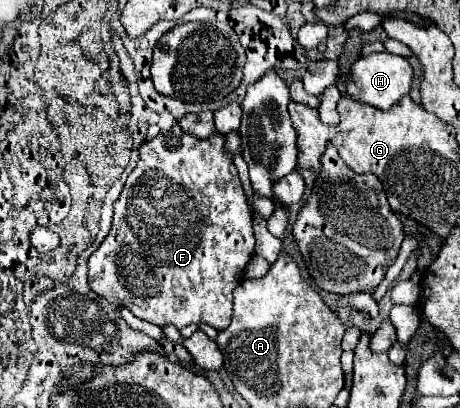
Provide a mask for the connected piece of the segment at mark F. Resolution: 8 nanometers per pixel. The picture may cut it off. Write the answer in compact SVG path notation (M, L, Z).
M174 125L140 145L140 161L128 175L124 191L114 203L114 221L108 237L88 261L88 285L114 305L128 307L136 317L158 327L208 323L224 329L232 319L232 291L240 283L254 255L252 213L244 201L242 183L232 157L224 153L220 135L198 139Z

